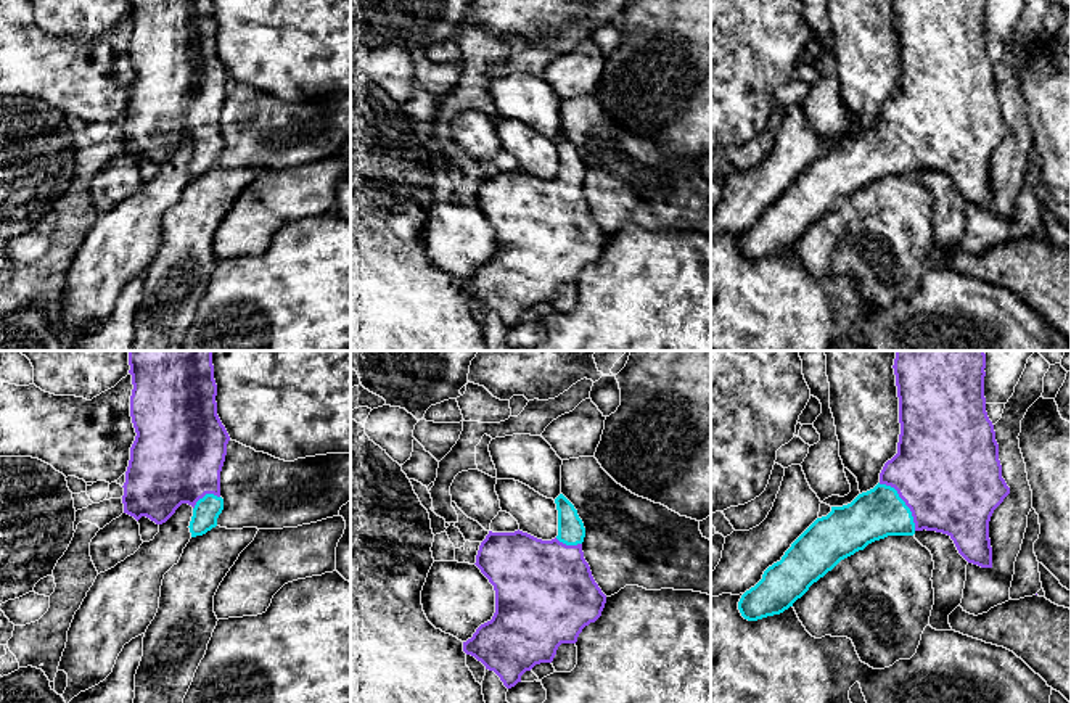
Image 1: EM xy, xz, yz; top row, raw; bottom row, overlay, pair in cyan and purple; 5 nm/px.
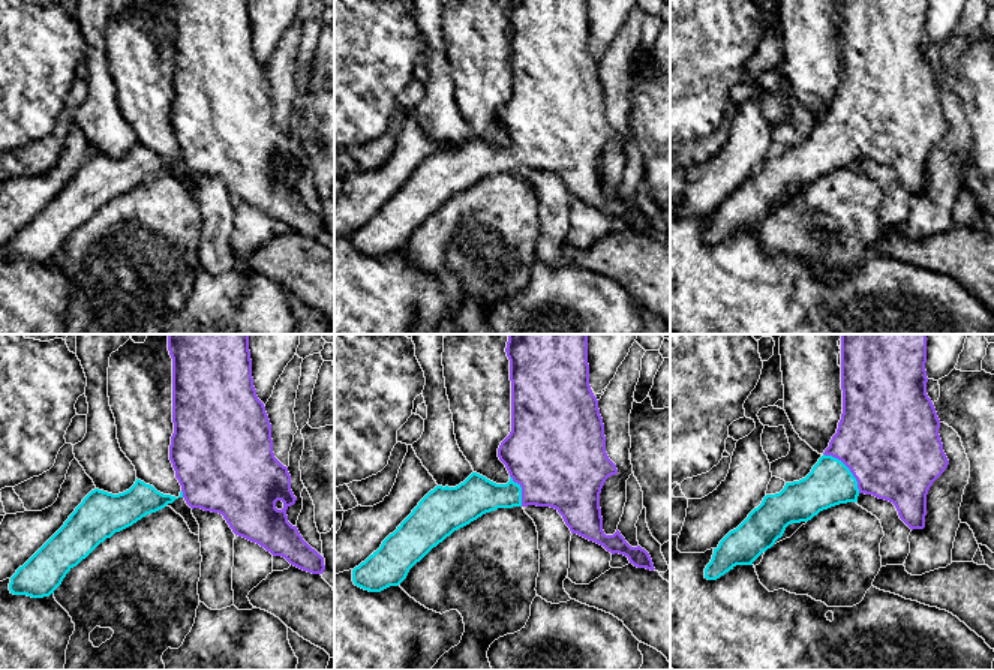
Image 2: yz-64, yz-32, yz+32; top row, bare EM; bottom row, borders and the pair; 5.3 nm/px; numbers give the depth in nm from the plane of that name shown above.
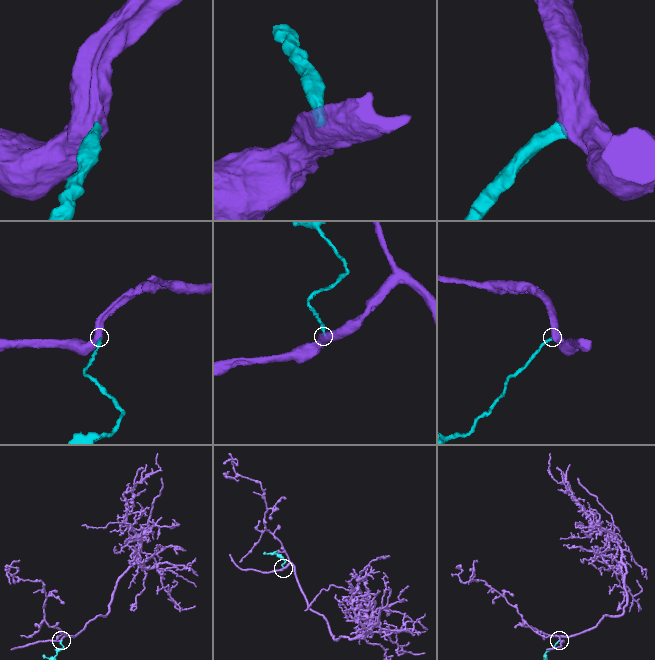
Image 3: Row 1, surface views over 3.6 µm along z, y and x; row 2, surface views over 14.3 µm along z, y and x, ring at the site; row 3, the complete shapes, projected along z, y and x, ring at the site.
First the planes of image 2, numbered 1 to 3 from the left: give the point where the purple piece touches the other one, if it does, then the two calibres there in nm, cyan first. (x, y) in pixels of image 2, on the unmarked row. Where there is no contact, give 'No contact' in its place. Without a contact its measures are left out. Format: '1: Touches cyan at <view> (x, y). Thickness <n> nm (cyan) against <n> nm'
1: Touches cyan at yz-64 (182, 158). Thickness 170 nm (cyan) against 480 nm
2: Touches cyan at yz-32 (520, 155). Thickness 200 nm (cyan) against 480 nm
3: Touches cyan at yz+32 (847, 132). Thickness 240 nm (cyan) against 500 nm

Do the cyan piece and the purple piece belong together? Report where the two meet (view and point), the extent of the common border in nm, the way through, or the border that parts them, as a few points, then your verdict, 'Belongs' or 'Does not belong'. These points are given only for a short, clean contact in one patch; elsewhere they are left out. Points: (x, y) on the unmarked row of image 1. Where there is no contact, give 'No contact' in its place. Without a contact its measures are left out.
Touches cyan at yz (904, 142). Shared border 300 nm. Path across: yz (877, 153), (904, 142), (946, 115). Belongs

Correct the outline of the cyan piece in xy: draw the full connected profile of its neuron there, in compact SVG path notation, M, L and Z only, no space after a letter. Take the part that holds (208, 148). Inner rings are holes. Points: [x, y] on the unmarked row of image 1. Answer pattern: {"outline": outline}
{"outline": "M129 0L135 80L124 122L124 153L166 162L182 143L193 146L191 177L217 166L224 150L220 111L230 76L217 55L212 0Z"}

